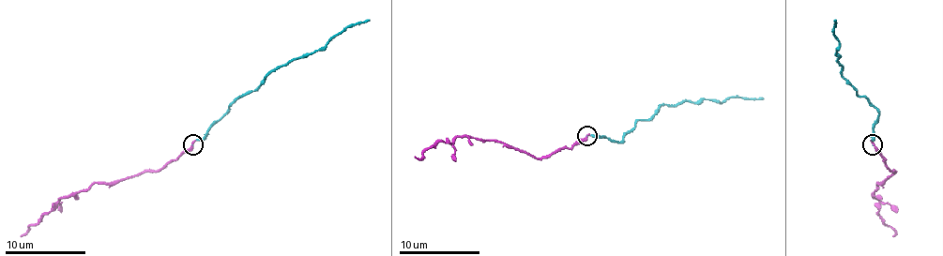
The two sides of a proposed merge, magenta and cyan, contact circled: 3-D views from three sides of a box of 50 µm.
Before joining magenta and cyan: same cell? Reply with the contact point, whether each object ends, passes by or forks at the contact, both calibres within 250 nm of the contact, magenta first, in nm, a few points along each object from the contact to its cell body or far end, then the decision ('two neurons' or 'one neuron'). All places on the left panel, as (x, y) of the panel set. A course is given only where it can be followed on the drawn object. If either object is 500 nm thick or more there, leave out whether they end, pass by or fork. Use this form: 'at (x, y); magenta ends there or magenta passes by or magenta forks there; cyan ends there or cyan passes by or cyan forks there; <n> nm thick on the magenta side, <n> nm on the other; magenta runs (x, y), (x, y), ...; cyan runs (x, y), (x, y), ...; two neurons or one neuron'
at (192, 144); magenta ends there; cyan ends there; 320 nm thick on the magenta side, 110 nm on the other; magenta runs (193, 143), (174, 160), (113, 182), (94, 182), (82, 190), (62, 196), (21, 237); cyan runs (193, 143), (272, 71), (314, 52), (349, 26), (370, 21); one neuron

